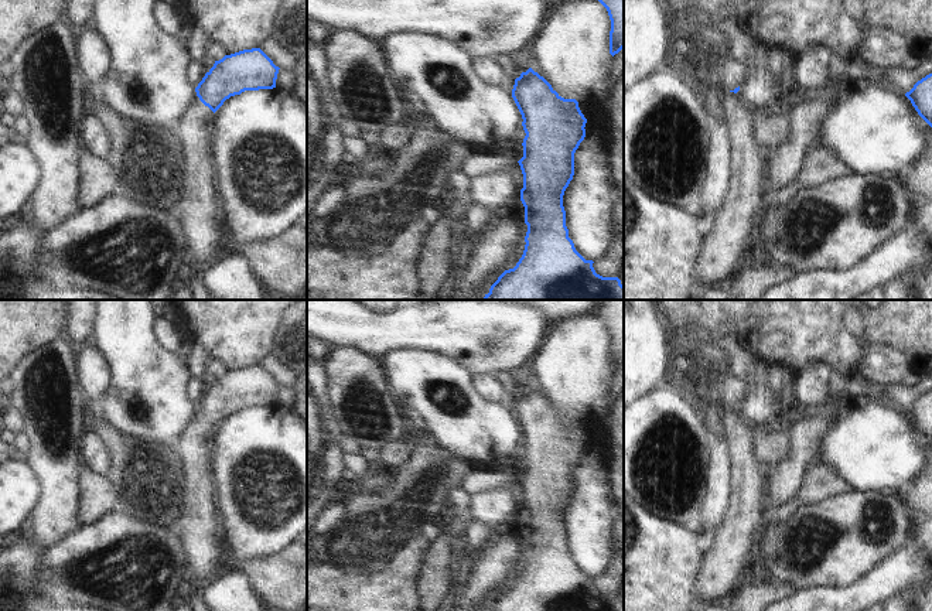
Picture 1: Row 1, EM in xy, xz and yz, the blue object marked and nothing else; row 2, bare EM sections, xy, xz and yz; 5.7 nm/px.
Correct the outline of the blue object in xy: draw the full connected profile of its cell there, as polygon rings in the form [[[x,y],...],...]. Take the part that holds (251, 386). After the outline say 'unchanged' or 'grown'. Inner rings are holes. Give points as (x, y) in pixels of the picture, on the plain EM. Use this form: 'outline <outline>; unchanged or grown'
outline [[[260,365],[225,372],[198,400],[197,413],[178,438],[175,455],[184,472],[184,504],[175,532],[195,590],[222,569],[223,557],[205,438],[231,413],[276,405],[279,386]]]; grown

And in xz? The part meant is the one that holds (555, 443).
outline [[[529,385],[515,396],[512,414],[522,431],[522,443],[526,450],[523,455],[523,474],[518,478],[523,491],[520,518],[525,523],[525,567],[513,586],[505,587],[491,603],[488,611],[624,611],[624,603],[618,594],[602,594],[595,590],[593,577],[586,577],[574,564],[566,543],[566,528],[563,512],[574,492],[574,470],[586,454],[587,436],[576,416],[561,414],[552,402]]]; unchanged

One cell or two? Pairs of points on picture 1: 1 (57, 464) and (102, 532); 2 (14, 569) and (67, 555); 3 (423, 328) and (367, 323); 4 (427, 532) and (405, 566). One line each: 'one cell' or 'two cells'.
1: two cells
2: two cells
3: one cell
4: two cells

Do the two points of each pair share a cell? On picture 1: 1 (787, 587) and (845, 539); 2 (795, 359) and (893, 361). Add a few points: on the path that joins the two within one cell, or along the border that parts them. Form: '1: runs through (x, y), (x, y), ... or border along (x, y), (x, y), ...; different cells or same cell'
1: border along (787, 580), (799, 589); different cells
2: border along (890, 345), (866, 345), (853, 379); different cells

